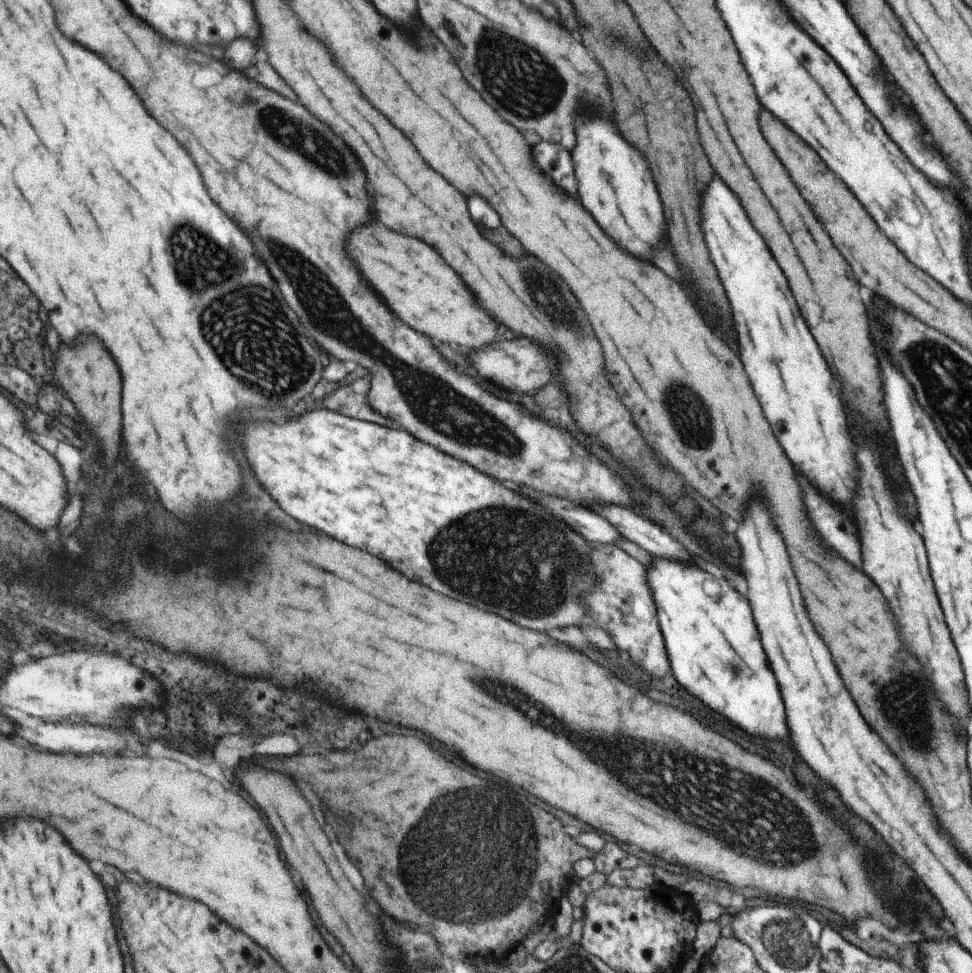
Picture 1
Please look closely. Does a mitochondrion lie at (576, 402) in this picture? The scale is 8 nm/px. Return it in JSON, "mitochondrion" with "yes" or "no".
{"mitochondrion":"no"}

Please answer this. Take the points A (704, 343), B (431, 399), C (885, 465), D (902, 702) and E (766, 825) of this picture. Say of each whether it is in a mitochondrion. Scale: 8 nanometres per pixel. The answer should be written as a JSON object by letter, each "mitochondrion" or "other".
{"A":"other","B":"mitochondrion","C":"other","D":"mitochondrion","E":"mitochondrion"}

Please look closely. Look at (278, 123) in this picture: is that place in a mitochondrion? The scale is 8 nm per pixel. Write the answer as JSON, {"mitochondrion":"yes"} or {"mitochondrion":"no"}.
{"mitochondrion":"yes"}

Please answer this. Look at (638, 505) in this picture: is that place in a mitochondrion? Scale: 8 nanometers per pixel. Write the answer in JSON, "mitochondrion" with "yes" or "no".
{"mitochondrion":"no"}

